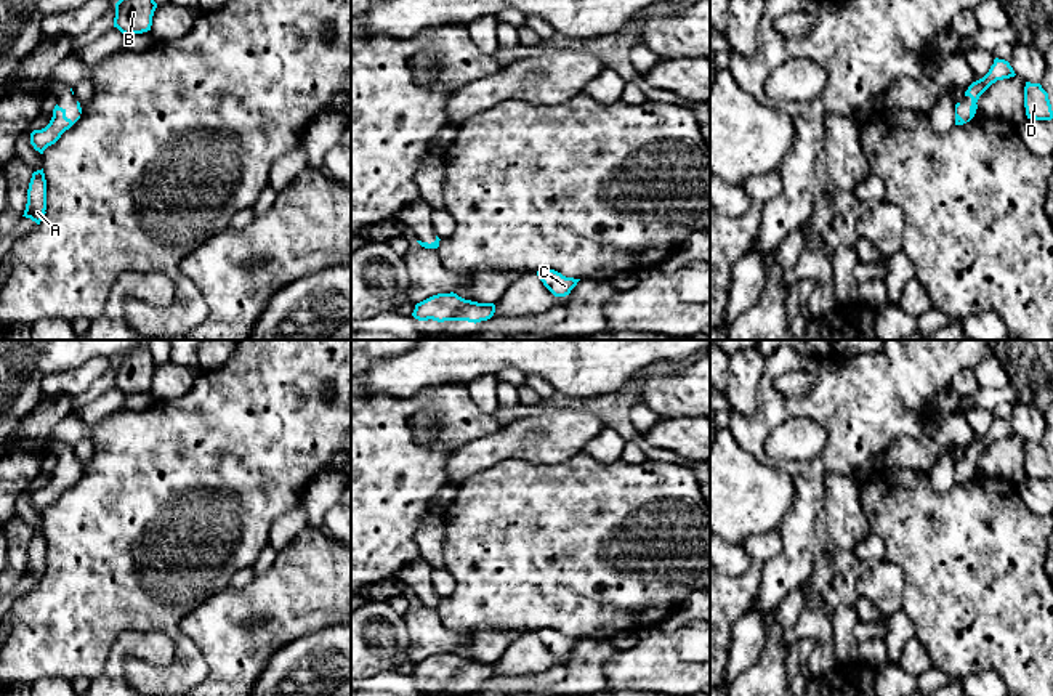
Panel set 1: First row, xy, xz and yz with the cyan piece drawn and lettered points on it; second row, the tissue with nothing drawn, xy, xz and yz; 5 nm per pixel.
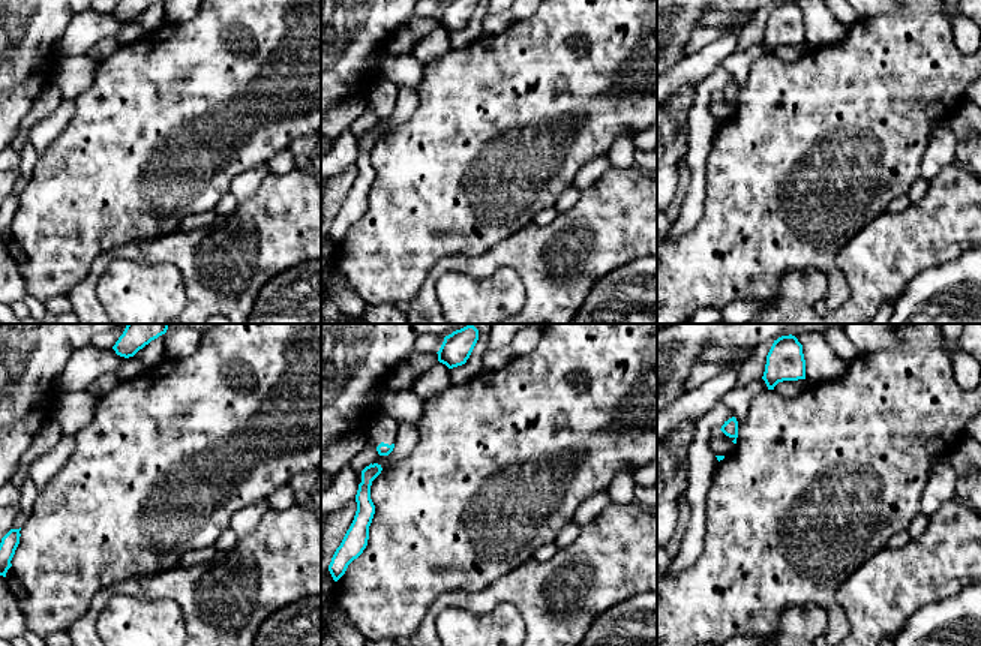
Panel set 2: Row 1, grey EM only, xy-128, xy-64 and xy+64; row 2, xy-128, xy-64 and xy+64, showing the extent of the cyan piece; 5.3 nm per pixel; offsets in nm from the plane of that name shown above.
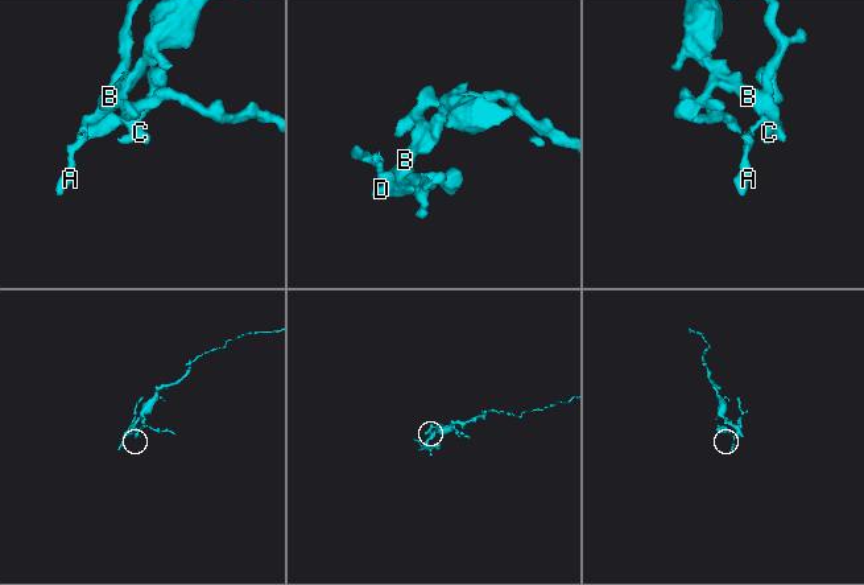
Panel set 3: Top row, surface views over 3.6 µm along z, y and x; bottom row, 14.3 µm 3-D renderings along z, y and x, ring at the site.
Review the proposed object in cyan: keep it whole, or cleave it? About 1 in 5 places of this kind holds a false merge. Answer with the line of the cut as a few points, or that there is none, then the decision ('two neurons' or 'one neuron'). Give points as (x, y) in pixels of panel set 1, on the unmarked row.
no cut; one neuron

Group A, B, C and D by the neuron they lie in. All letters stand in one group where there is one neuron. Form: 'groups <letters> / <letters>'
groups A B C D

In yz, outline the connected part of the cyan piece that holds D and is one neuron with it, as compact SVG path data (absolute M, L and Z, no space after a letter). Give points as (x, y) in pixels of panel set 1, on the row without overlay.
M1026 441L1024 467L1026 467L1027 478L1035 478L1035 480L1053 478L1048 452L1042 447L1040 443Z

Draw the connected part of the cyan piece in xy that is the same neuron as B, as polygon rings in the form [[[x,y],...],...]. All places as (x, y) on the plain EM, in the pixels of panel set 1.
[[[147,345],[138,346],[115,362],[114,386],[122,393],[133,395],[151,390],[152,375],[157,367]]]

